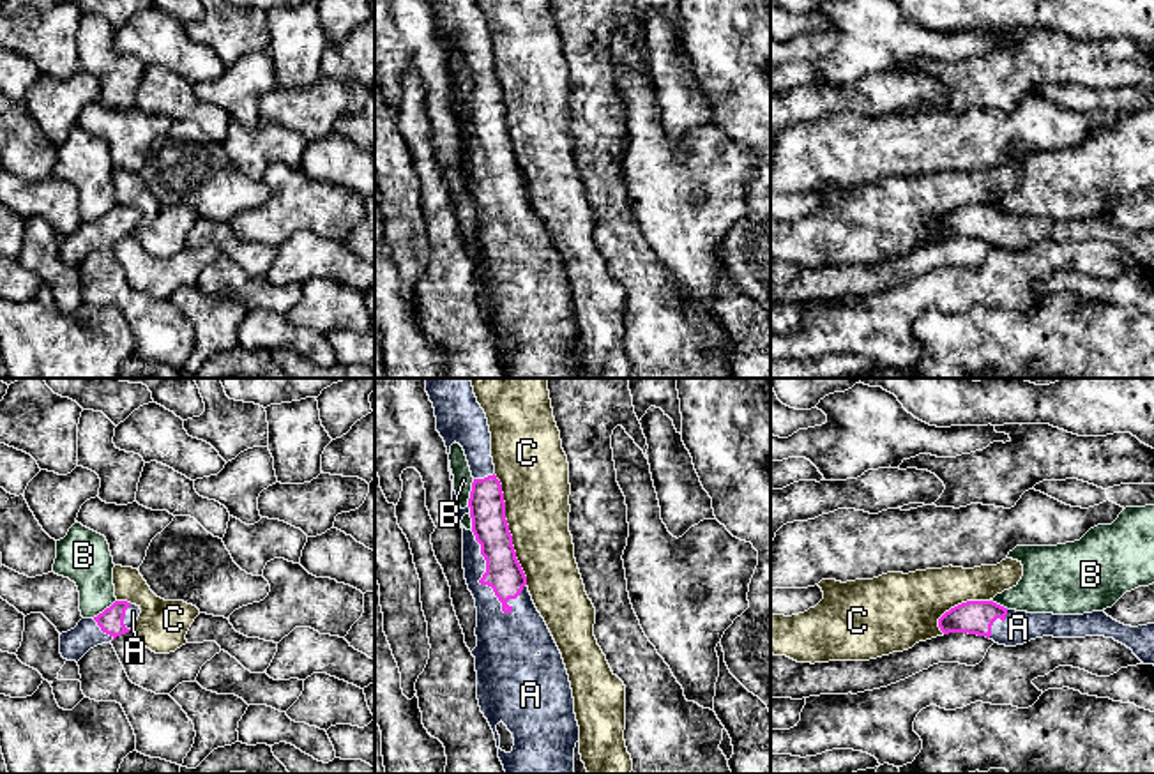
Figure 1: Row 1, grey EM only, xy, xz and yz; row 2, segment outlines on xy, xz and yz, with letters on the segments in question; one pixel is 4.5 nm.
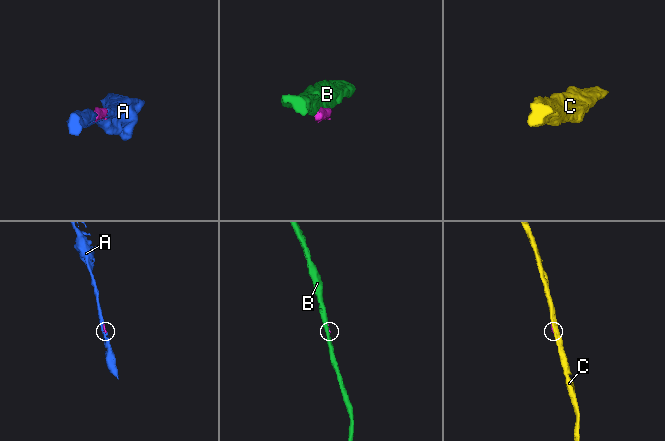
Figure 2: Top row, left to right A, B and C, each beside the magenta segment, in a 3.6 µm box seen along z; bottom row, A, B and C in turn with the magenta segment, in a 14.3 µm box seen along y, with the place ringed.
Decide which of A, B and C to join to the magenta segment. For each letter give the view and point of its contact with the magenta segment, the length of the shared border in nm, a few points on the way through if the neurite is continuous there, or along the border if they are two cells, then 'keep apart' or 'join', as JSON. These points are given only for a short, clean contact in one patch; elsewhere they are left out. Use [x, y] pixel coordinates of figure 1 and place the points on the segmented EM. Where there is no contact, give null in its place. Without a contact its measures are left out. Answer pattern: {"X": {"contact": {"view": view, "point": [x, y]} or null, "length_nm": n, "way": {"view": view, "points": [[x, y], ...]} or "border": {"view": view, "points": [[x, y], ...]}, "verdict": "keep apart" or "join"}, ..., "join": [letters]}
{"A": {"contact": {"view": "xz", "point": [483, 576]}, "length_nm": 420, "verdict": "join"}, "B": {"contact": {"view": "xz", "point": [470, 492]}, "length_nm": 120, "verdict": "keep apart"}, "C": {"contact": {"view": "xz", "point": [508, 529]}, "length_nm": 550, "verdict": "keep apart"}, "join": ["A"]}

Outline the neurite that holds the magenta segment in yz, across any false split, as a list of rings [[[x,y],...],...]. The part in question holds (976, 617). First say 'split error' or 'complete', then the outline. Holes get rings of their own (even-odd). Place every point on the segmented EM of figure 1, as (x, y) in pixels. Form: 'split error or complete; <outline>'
split error; [[[967,601],[938,618],[944,634],[968,633],[998,645],[1016,647],[1030,640],[1105,636],[1126,645],[1143,664],[1154,664],[1154,624],[1124,626],[1103,611],[1083,615],[1027,613],[993,601]]]

